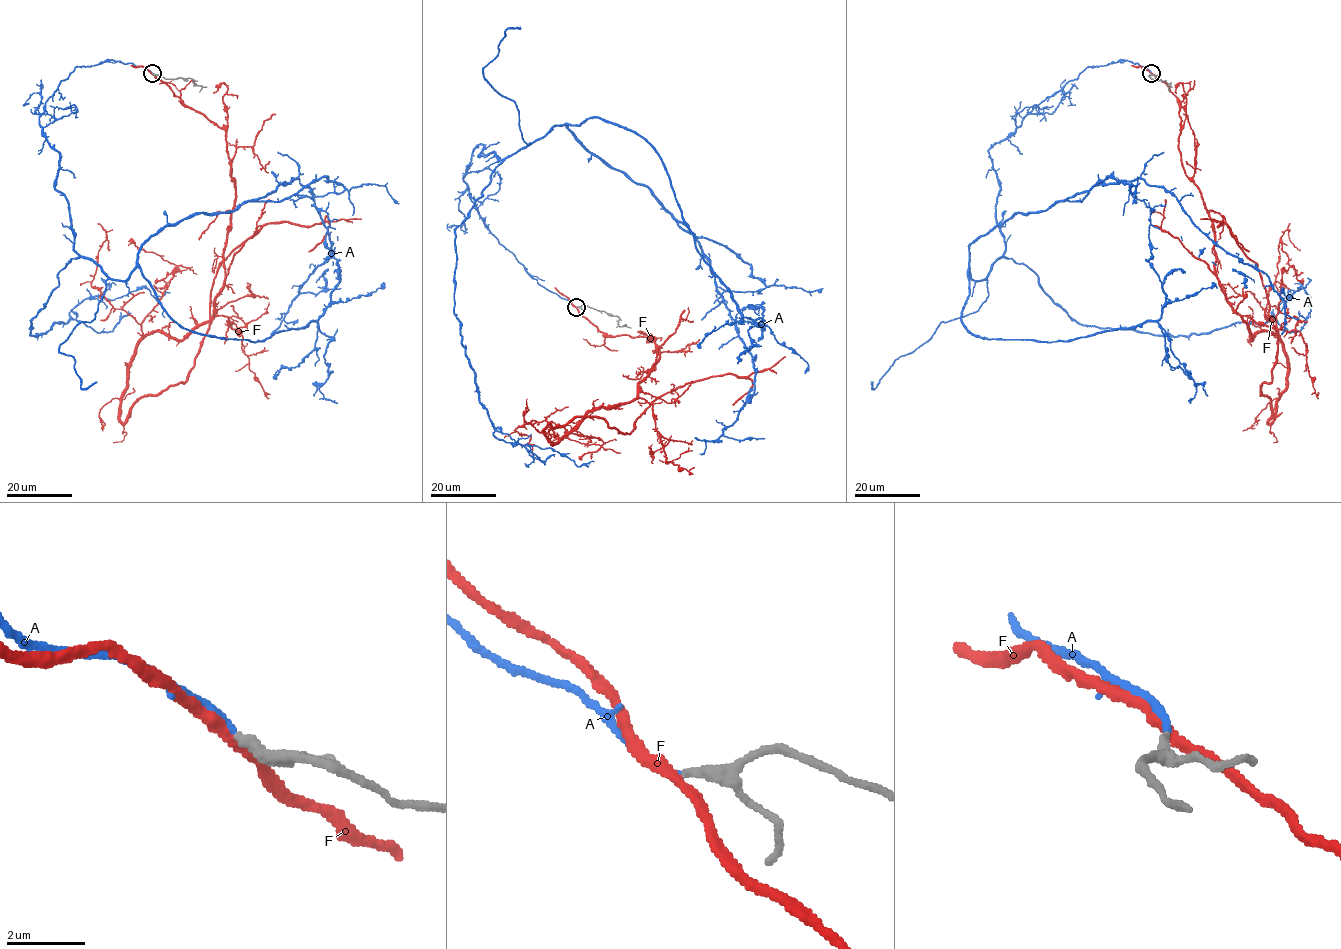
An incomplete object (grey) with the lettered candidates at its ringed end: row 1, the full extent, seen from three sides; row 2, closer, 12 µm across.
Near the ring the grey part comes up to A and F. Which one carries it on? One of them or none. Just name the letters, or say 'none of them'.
A

